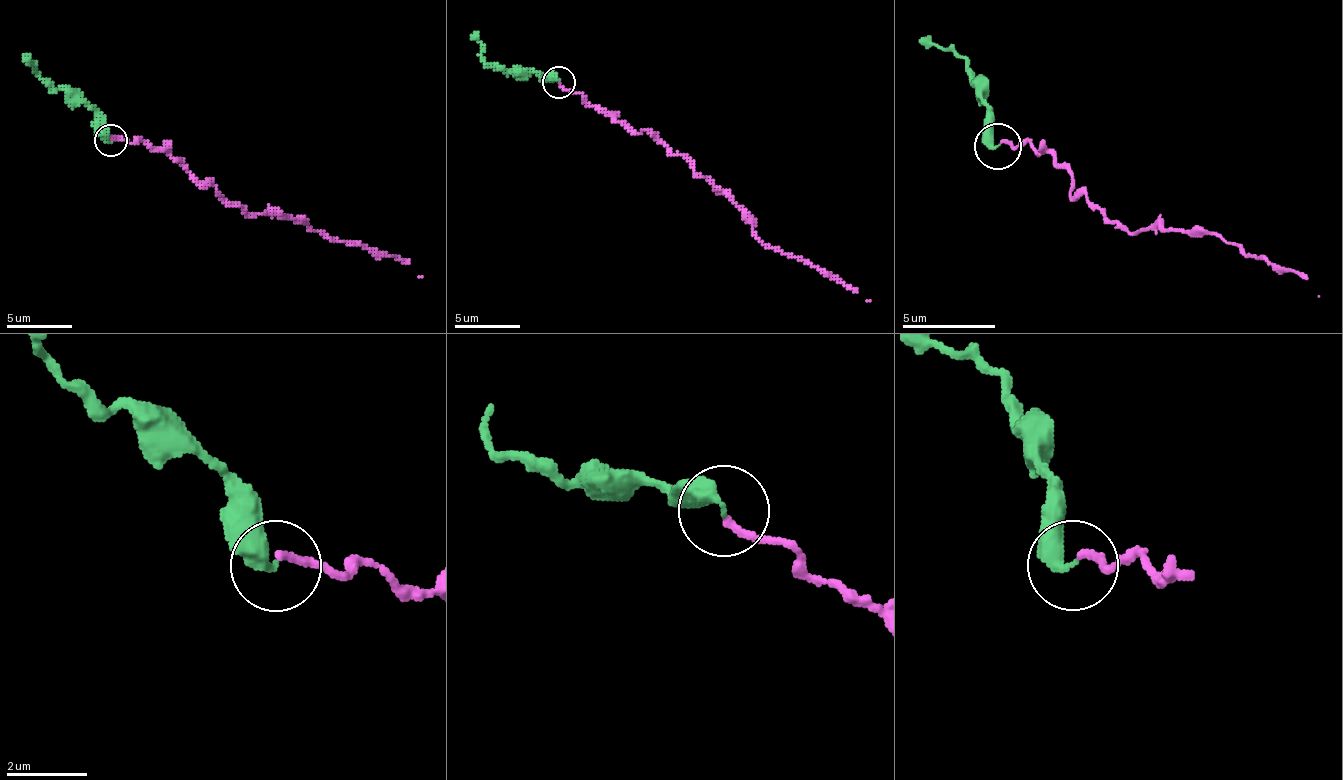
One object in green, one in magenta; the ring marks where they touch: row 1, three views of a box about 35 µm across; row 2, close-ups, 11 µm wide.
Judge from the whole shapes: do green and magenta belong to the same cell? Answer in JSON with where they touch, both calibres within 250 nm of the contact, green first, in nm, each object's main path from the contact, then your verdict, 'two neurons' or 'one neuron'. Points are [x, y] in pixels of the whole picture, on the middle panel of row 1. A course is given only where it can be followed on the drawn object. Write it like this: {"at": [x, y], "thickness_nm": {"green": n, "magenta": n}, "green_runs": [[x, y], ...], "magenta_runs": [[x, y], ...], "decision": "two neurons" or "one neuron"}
{"at": [559, 82], "thickness_nm": {"green": 360, "magenta": 180}, "green_runs": [[559, 83], [550, 81], [540, 72], [497, 70], [481, 58], [475, 32]], "magenta_runs": [[559, 83], [631, 131], [644, 130], [680, 154], [726, 196], [752, 232], [782, 254], [808, 260], [870, 300]], "decision": "one neuron"}

